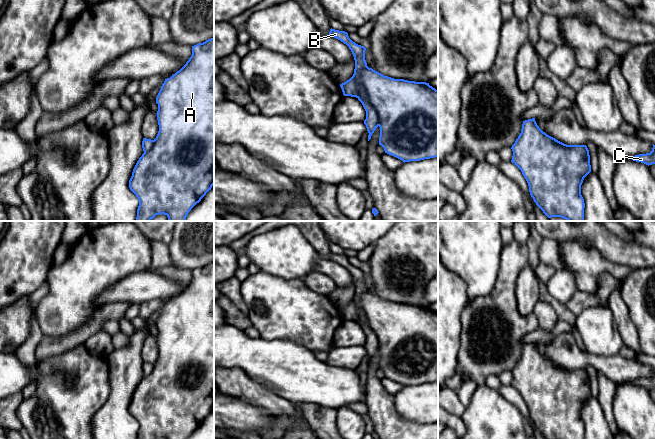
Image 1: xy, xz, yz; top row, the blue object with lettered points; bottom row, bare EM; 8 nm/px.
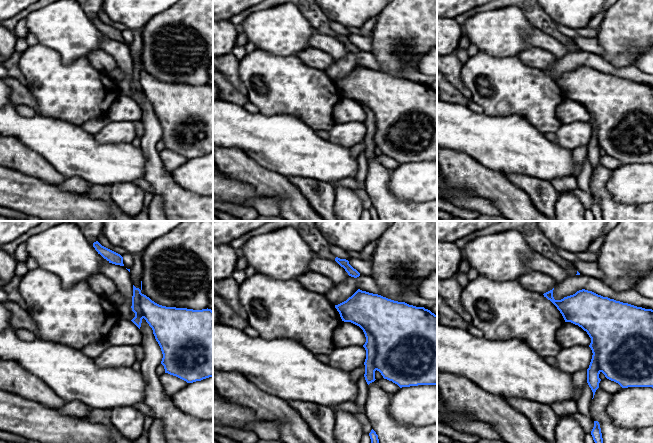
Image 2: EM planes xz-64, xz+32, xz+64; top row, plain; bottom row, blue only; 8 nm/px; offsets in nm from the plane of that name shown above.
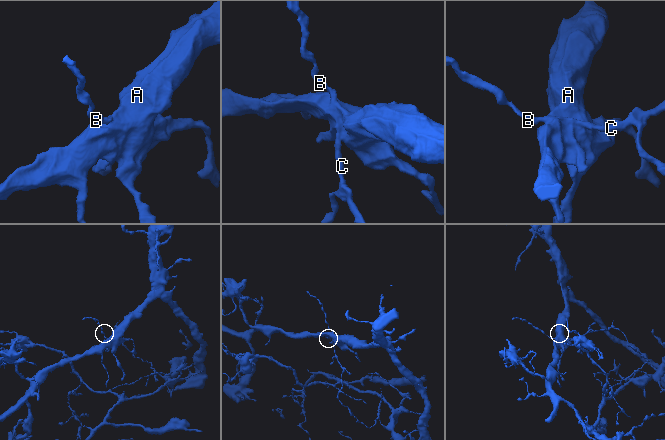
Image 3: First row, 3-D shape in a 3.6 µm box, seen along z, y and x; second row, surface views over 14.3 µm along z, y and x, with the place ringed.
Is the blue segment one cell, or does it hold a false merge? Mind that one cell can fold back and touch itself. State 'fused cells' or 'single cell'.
fused cells

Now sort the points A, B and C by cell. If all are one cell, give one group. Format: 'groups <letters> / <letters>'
groups A / B C

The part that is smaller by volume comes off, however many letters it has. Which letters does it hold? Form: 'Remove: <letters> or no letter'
Remove: B, C

